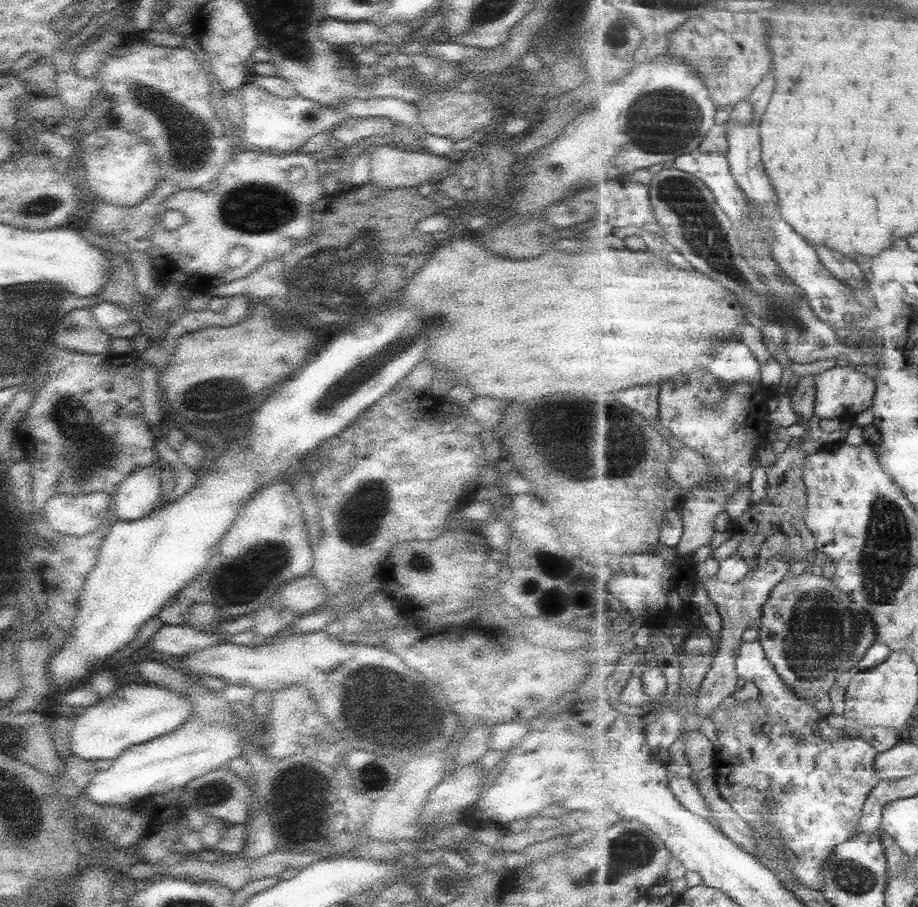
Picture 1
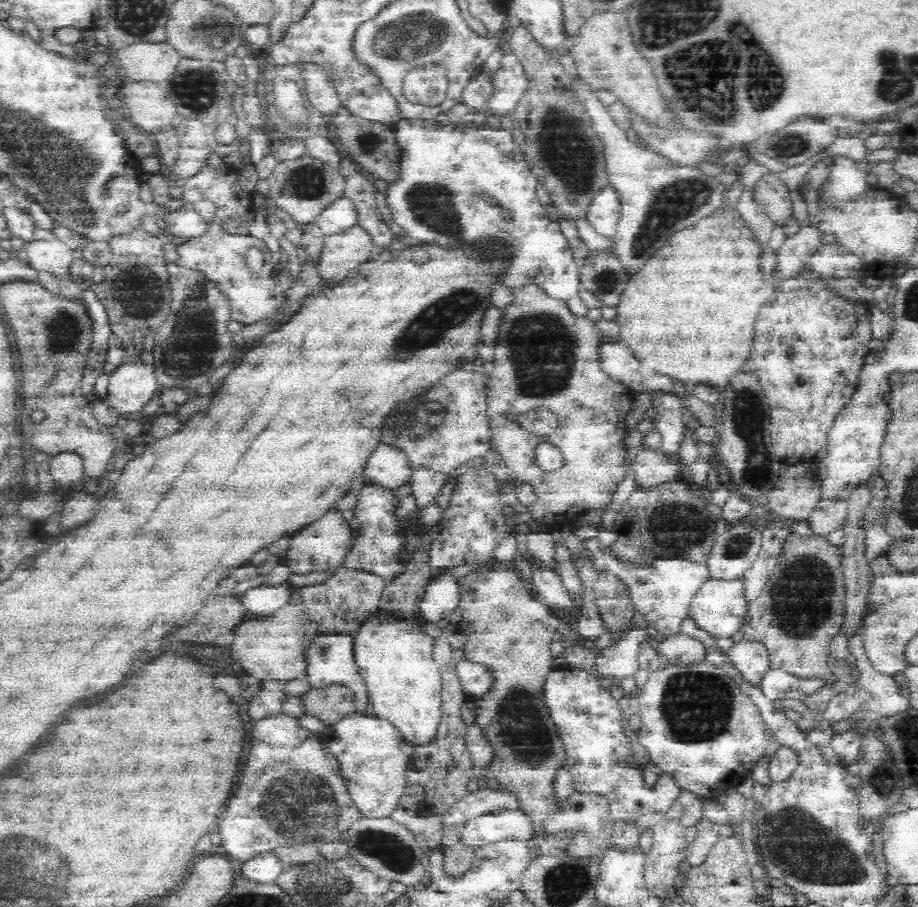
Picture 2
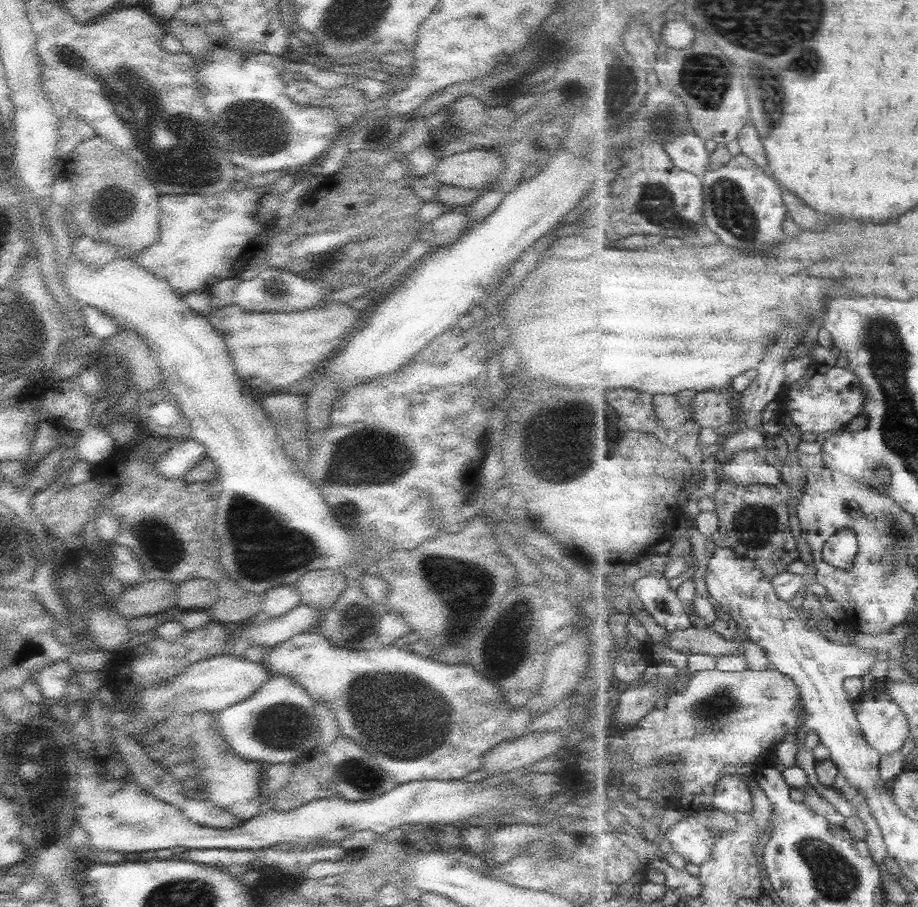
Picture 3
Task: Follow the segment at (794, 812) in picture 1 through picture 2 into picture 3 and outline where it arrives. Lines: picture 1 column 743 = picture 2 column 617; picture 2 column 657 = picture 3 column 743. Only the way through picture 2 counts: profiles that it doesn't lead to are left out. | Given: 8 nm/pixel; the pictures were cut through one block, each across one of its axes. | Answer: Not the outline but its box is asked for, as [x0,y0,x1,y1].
[711,775,753,815]

